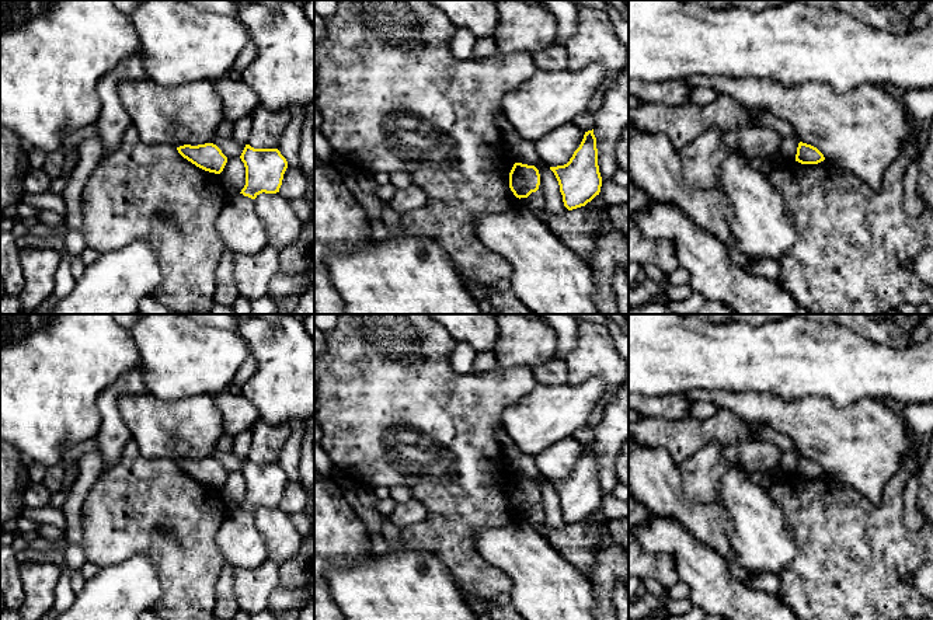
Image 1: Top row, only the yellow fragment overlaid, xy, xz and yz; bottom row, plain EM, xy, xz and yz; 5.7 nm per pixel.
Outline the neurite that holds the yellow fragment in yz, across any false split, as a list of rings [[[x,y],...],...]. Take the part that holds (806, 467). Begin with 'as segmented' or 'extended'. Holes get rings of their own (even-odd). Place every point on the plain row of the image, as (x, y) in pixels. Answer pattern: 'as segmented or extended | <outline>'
as segmented | [[[803,456],[798,457],[796,476],[801,478],[818,478],[824,474],[824,469],[817,461]]]

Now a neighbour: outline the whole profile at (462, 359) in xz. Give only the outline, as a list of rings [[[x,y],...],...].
[[[459,342],[450,353],[450,368],[455,373],[471,373],[474,366],[474,358],[477,352],[471,345]]]

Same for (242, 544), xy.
[[[230,511],[216,533],[216,544],[231,568],[255,568],[268,560],[268,548],[254,513]]]

